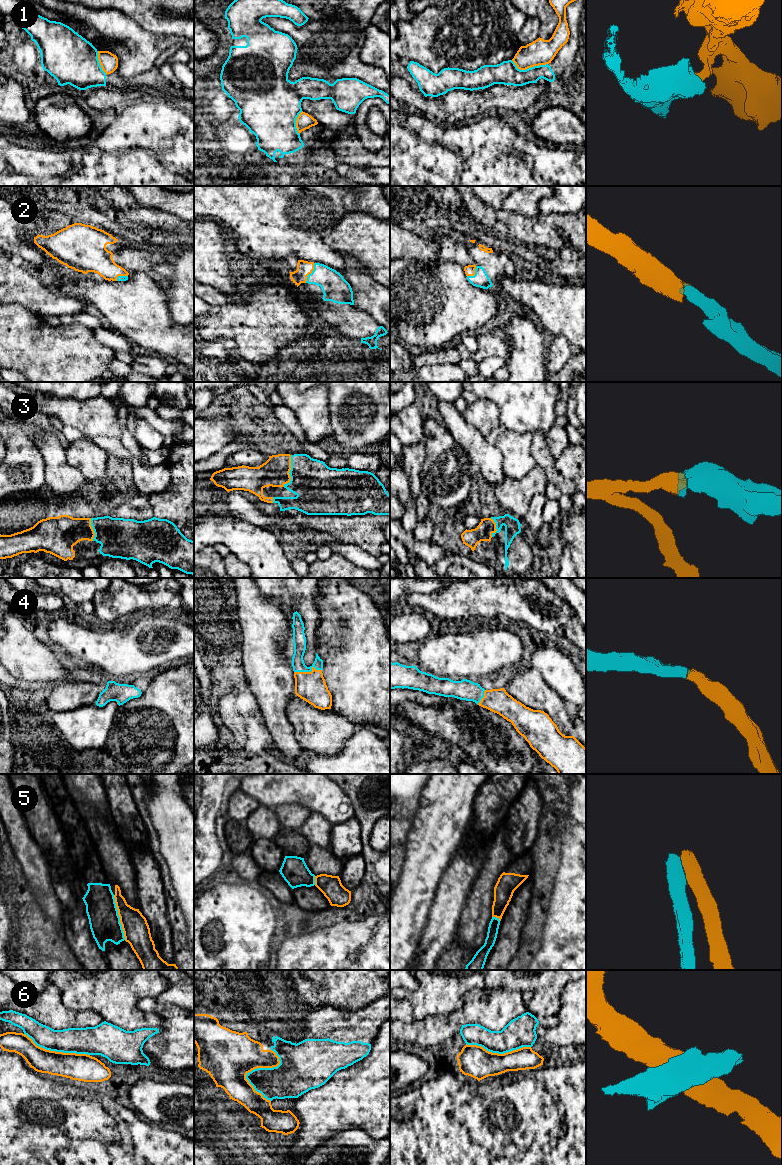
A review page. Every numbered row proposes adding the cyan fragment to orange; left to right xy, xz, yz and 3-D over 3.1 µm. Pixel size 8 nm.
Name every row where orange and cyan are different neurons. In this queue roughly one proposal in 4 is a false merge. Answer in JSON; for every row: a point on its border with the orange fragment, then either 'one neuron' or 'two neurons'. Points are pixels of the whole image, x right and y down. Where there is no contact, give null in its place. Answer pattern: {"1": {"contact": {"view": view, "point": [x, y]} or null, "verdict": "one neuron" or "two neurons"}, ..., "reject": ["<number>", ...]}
{"1": {"contact": {"view": "yz", "point": [529, 67]}, "verdict": "two neurons"}, "2": {"contact": {"view": "xz", "point": [310, 273]}, "verdict": "one neuron"}, "3": {"contact": {"view": "xz", "point": [289, 471]}, "verdict": "one neuron"}, "4": {"contact": {"view": "xz", "point": [308, 672]}, "verdict": "one neuron"}, "5": {"contact": {"view": "xy", "point": [119, 916]}, "verdict": "two neurons"}, "6": {"contact": {"view": "xz", "point": [255, 1068]}, "verdict": "two neurons"}, "reject": ["1", "5", "6"]}

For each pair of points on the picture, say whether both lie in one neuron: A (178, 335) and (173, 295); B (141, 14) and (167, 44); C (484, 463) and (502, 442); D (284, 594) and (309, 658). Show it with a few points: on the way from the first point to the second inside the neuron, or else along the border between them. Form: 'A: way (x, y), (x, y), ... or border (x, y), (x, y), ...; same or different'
A: border (165, 300), (170, 316), (183, 325); different
B: border (137, 23), (156, 34), (177, 35), (181, 37); different
C: border (494, 444), (500, 451), (501, 468), (503, 470); different
D: way (301, 606), (310, 615), (310, 641); same

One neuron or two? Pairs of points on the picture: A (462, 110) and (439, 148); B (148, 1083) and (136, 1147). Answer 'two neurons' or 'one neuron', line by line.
A: two neurons
B: two neurons

